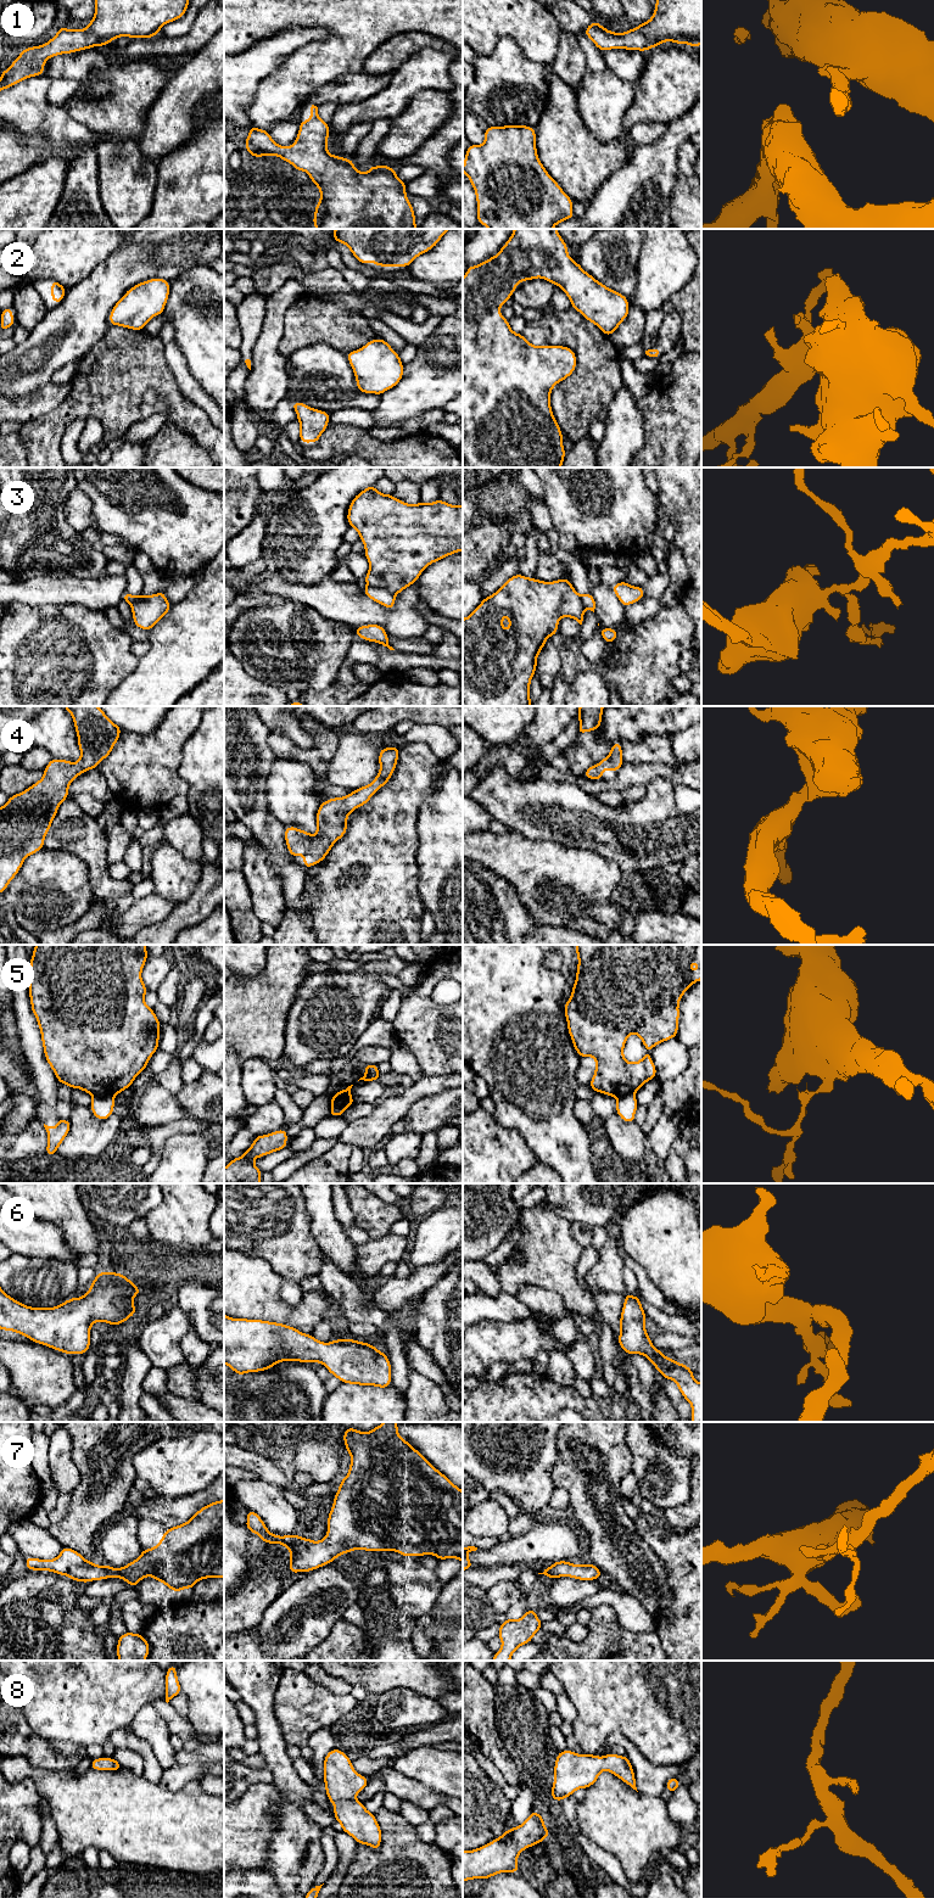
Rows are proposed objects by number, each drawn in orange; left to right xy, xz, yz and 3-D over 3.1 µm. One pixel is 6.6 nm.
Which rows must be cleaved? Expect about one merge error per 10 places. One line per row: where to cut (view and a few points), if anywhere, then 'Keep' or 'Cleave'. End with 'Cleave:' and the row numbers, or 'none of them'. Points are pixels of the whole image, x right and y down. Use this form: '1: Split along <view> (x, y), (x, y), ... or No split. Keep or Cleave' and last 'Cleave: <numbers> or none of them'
1: No split. Keep
2: No split. Keep
3: Split along xz (368, 584), (375, 588), (385, 588), (395, 595). Cleave
4: No split. Keep
5: Split along xy (112, 1096), (93, 1097). Cleave
6: No split. Keep
7: No split. Keep
8: No split. Keep
Cleave: 3, 5

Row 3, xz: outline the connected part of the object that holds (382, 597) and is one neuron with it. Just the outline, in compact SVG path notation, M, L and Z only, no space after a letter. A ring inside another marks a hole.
M367 586L363 589L363 593L370 598L371 600L384 605L387 609L393 609L395 608L395 601L396 601L396 595L392 594L391 592L381 588L374 588Z

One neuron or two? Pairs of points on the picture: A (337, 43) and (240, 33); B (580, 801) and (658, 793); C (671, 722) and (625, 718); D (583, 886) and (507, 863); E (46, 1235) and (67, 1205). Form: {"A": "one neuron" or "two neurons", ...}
{"A": "one neuron", "B": "one neuron", "C": "one neuron", "D": "one neuron", "E": "two neurons"}

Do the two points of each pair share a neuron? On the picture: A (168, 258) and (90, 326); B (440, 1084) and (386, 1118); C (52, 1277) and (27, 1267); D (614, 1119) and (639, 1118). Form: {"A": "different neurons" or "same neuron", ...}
{"A": "same neuron", "B": "same neuron", "C": "same neuron", "D": "different neurons"}

